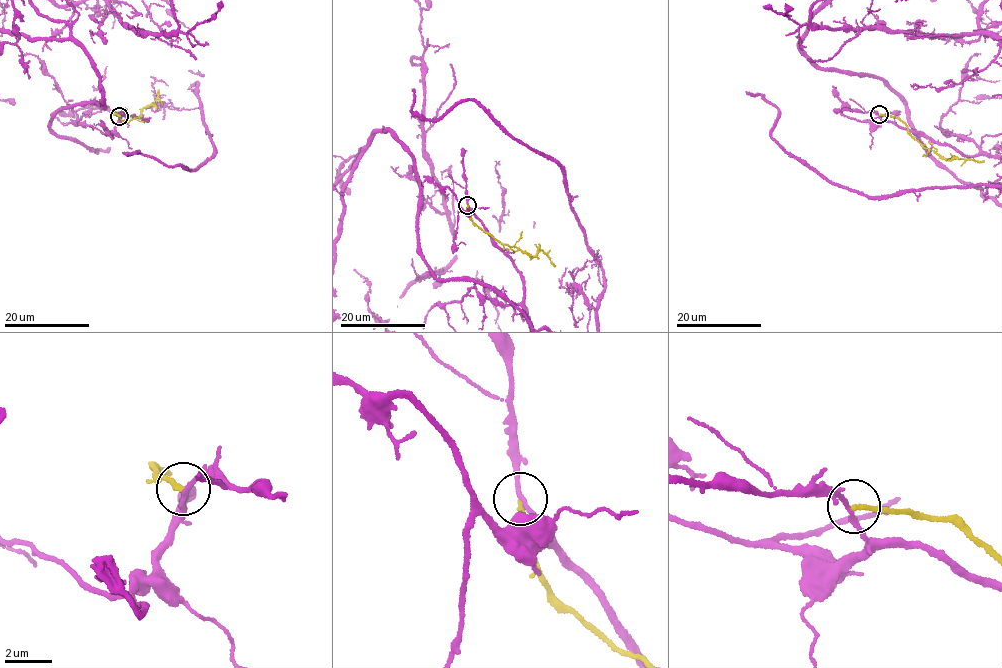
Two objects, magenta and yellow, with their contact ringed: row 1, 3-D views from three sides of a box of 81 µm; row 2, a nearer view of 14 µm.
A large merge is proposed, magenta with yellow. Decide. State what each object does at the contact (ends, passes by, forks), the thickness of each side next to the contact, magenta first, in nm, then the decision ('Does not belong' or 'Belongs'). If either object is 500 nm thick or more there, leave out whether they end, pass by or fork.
At the ring magenta passes by. At the ring yellow ends. Thickness 150 nm (magenta) against 190 nm. Does not belong

